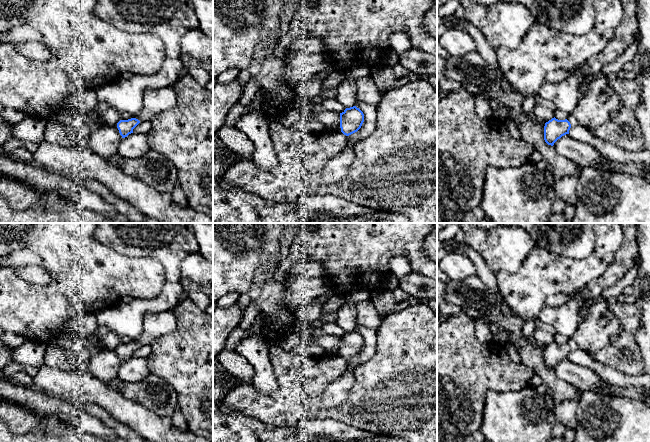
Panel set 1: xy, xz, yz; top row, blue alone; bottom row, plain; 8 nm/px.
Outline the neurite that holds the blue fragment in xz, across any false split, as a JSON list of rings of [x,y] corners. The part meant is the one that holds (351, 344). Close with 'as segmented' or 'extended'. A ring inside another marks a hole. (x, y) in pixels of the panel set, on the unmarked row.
[[[356,330],[346,332],[340,337],[340,352],[341,356],[349,360],[357,356],[364,346],[363,336]]]; as segmented

